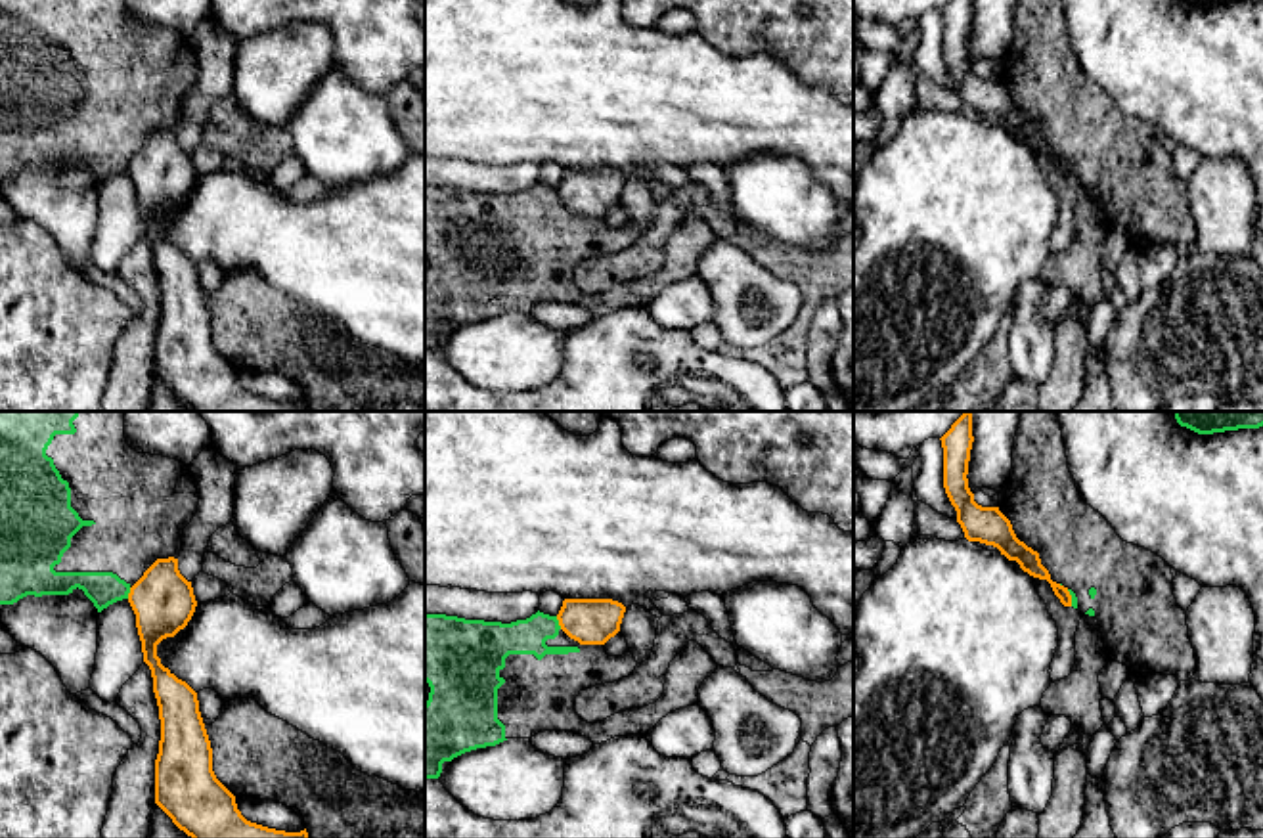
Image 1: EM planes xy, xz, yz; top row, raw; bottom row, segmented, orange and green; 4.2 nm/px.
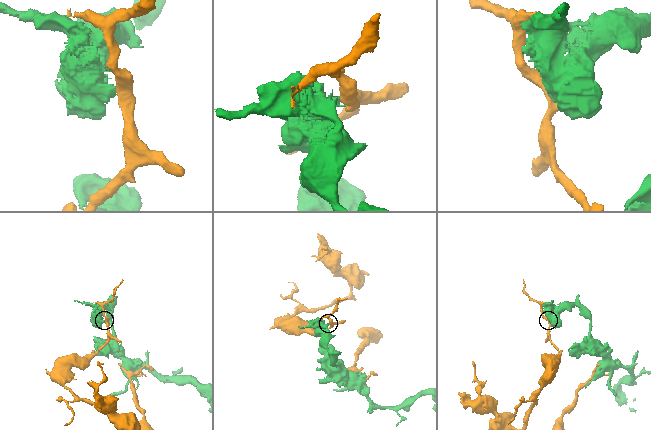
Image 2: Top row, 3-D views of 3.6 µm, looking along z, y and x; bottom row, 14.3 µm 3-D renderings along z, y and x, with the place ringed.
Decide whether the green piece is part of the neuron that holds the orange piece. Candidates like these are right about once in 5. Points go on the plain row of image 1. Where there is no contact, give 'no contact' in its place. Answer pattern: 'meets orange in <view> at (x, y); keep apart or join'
meets orange in xz at (559, 194); keep apart

